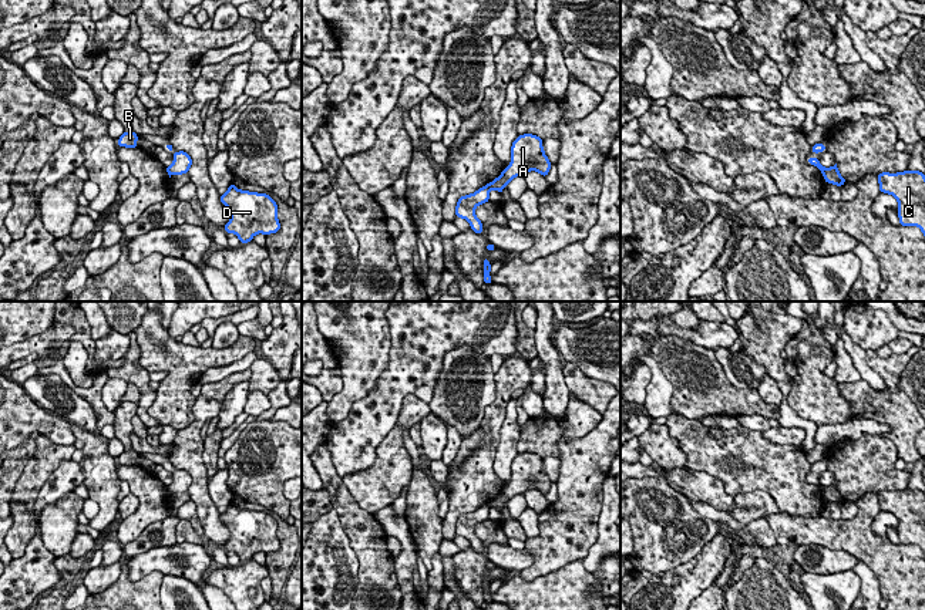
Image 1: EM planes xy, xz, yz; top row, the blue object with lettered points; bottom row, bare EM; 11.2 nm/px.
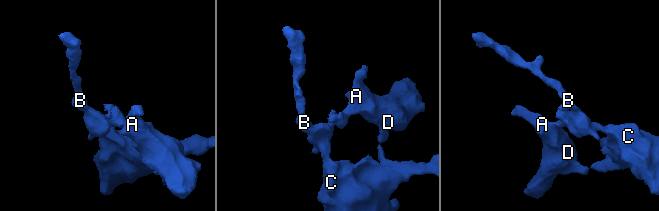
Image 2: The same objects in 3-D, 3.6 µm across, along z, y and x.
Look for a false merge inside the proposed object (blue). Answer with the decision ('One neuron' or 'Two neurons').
Two neurons

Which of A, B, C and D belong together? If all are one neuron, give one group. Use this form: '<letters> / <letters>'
A D / B C

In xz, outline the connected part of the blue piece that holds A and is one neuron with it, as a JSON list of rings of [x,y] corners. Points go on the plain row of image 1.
[[[531,452],[517,455],[511,465],[511,473],[511,482],[497,498],[488,502],[491,508],[500,512],[504,512],[502,506],[515,495],[524,495],[529,489],[546,495],[552,483],[544,471],[542,458]]]

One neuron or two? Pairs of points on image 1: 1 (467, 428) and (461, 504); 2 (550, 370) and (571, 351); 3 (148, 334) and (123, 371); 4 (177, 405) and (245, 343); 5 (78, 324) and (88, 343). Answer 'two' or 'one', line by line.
1: two
2: two
3: two
4: one
5: one

